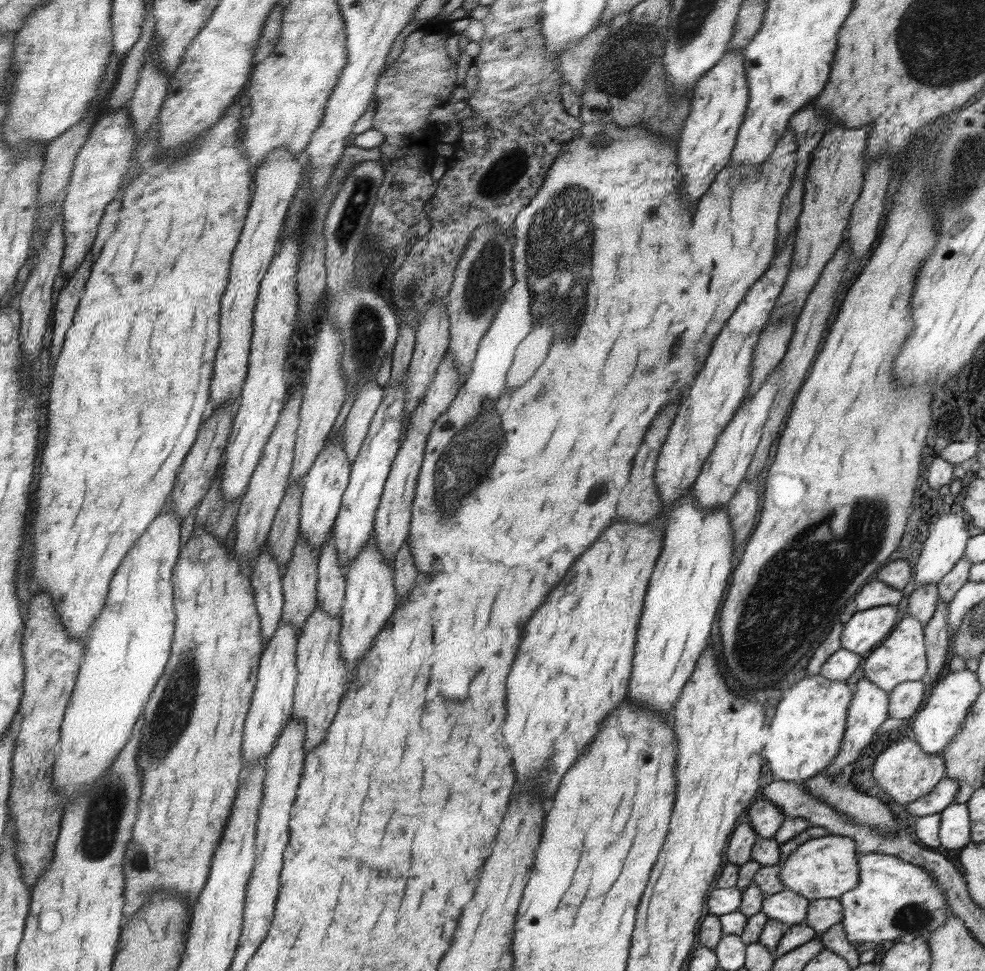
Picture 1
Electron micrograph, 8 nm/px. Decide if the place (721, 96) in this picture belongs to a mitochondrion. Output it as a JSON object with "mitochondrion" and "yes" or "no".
{"mitochondrion":"no"}

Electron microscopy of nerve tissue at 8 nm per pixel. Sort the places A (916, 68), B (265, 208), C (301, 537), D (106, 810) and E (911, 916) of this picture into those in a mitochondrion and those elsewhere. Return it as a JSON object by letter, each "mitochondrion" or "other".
{"A":"mitochondrion","B":"other","C":"other","D":"mitochondrion","E":"mitochondrion"}

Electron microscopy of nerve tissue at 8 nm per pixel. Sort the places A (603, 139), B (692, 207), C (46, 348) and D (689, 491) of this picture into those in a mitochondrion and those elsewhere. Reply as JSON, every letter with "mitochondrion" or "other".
{"A":"mitochondrion","B":"other","C":"other","D":"other"}

